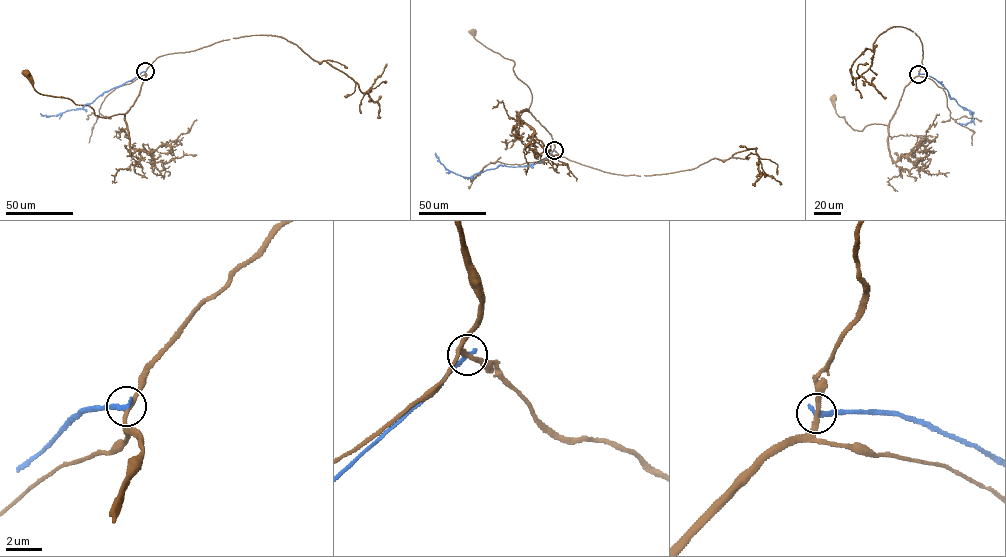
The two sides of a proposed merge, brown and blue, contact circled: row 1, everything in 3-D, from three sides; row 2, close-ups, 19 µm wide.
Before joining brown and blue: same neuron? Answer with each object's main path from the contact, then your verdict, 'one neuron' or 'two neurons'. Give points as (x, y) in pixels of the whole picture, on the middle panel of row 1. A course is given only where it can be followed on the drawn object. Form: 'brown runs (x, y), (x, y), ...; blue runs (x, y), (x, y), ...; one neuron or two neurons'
brown runs (554, 150), (550, 134), (530, 112), (532, 94), (514, 72), (513, 60), (485, 47), (476, 40), (474, 32); blue runs (554, 150), (536, 163), (516, 167), (500, 165), (465, 178), (446, 168), (435, 153); two neurons

